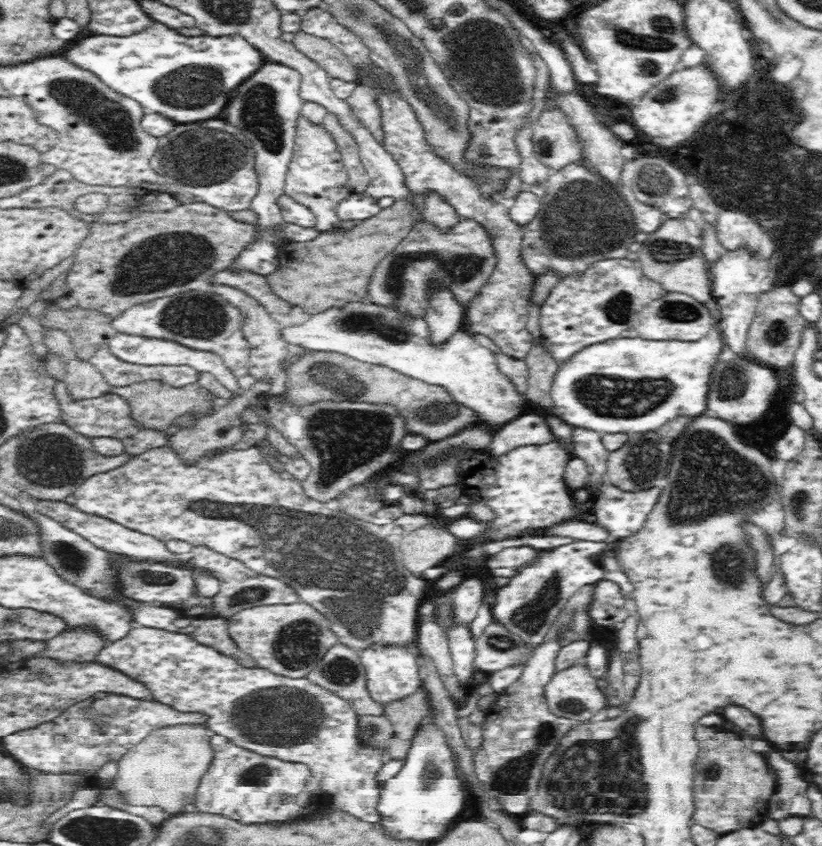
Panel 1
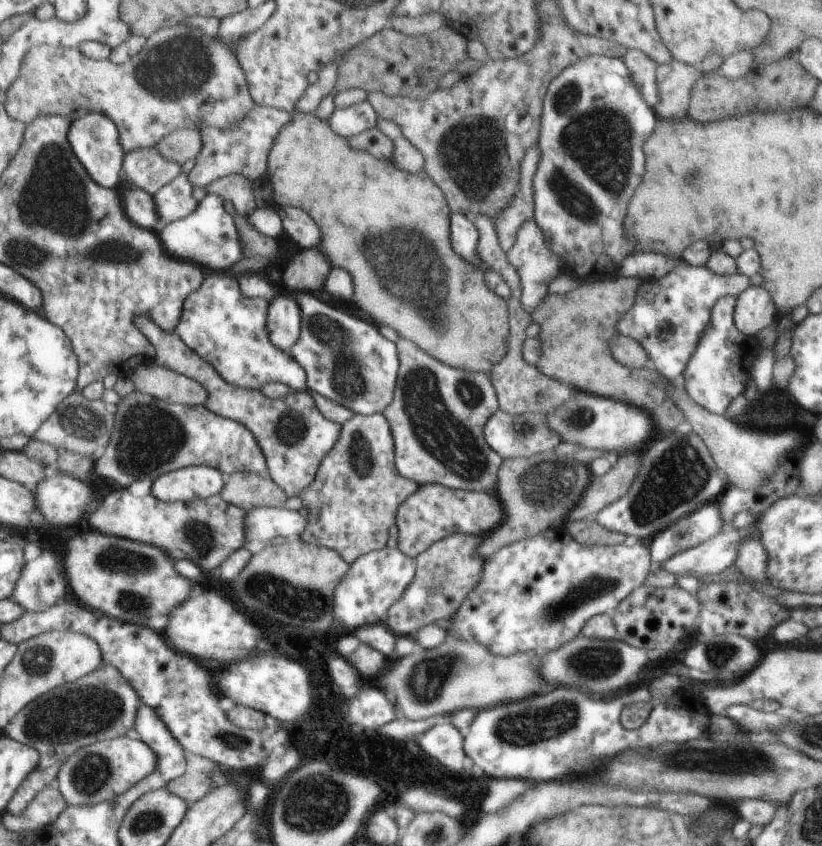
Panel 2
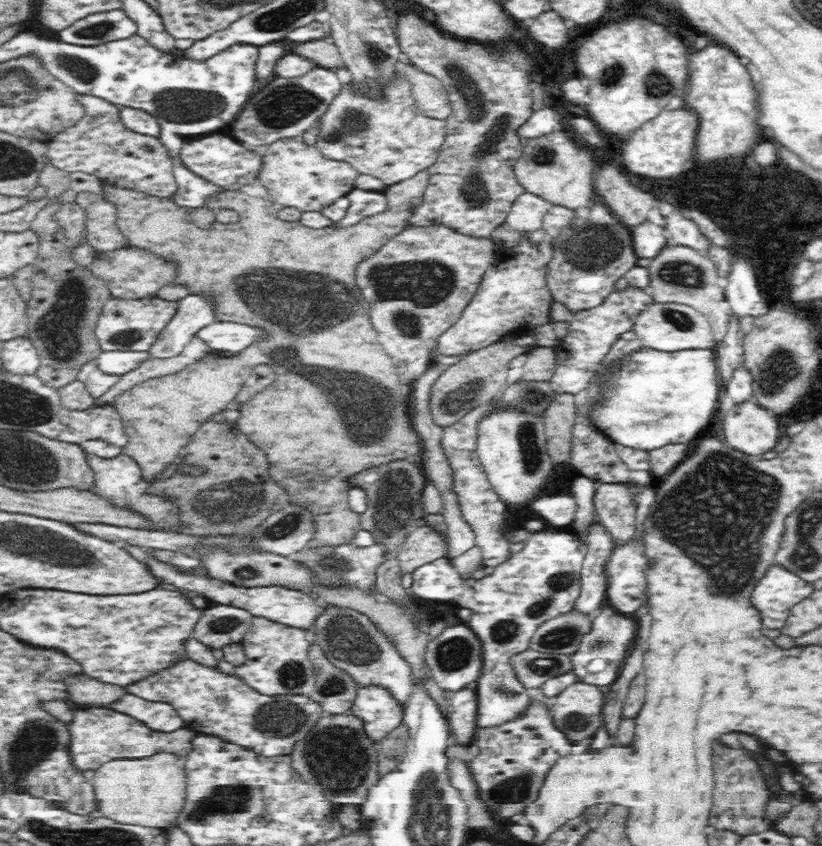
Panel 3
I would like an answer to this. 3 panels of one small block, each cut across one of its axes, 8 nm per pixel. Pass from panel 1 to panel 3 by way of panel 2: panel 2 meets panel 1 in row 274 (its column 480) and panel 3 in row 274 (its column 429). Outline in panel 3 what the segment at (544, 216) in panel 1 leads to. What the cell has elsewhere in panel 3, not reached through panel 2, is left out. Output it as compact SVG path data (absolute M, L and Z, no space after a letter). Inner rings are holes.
M596 197L588 207L580 207L571 218L572 228L567 228L564 236L551 244L552 258L547 262L545 283L553 300L564 303L570 312L581 312L597 307L614 290L614 280L625 276L630 268L636 266L638 255L632 250L631 229L616 217Z

